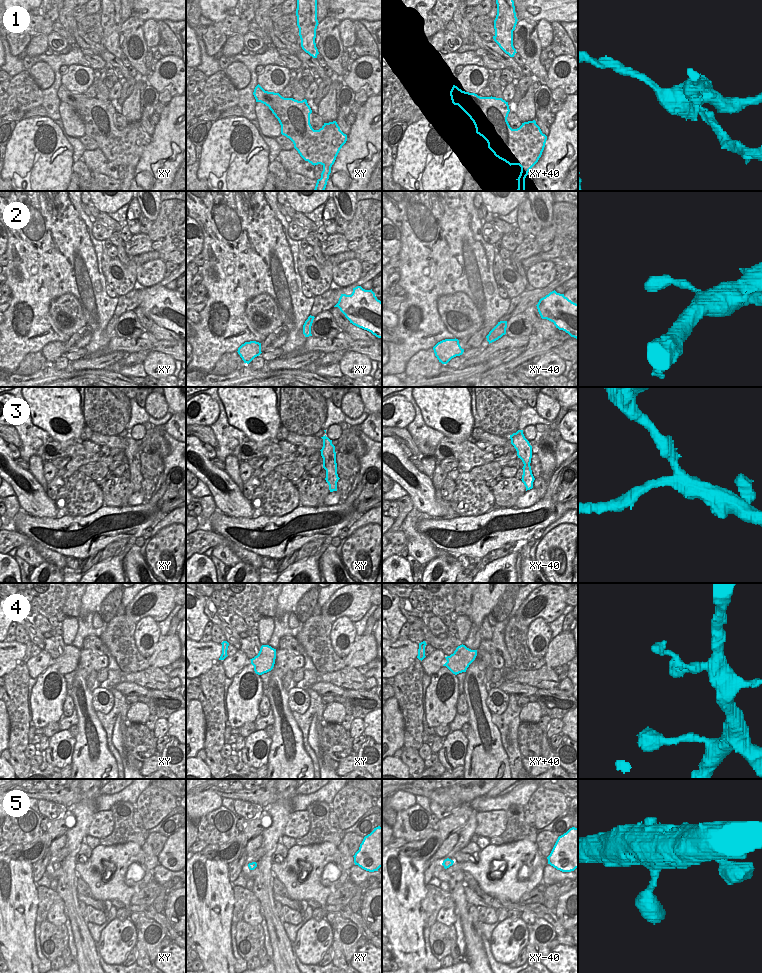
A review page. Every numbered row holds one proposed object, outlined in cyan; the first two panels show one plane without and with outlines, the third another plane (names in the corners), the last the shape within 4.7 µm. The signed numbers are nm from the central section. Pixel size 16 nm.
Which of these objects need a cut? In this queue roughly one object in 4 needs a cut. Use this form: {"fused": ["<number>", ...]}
{"fused": ["1"]}

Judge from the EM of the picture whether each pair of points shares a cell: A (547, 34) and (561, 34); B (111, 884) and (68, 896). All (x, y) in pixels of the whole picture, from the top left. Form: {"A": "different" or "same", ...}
{"A": "different", "B": "different"}

